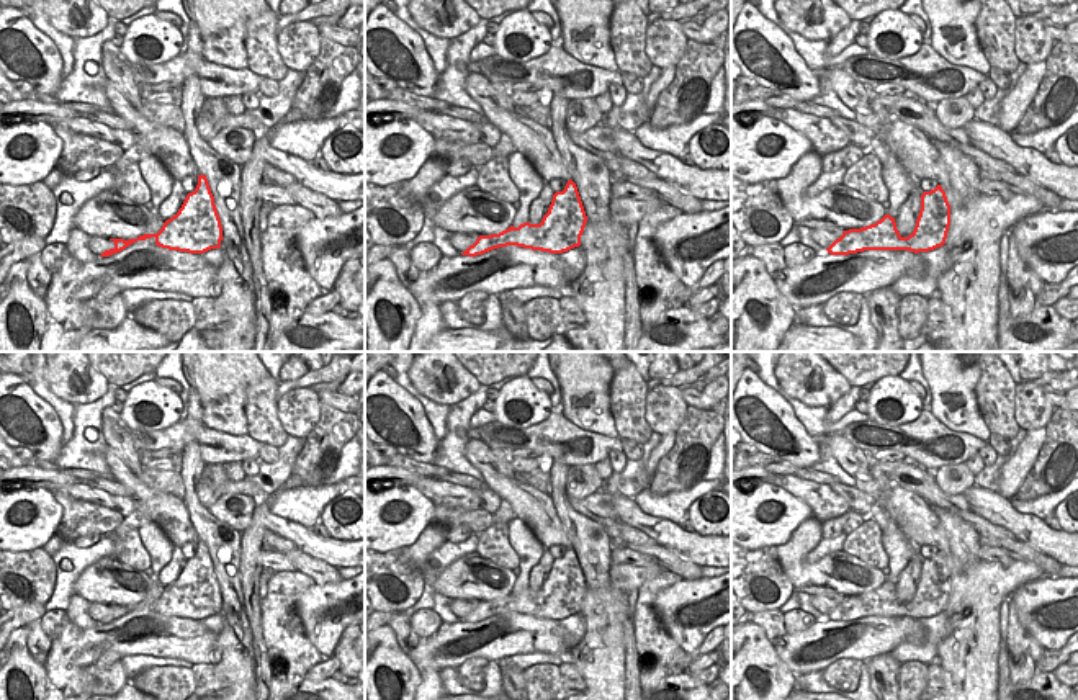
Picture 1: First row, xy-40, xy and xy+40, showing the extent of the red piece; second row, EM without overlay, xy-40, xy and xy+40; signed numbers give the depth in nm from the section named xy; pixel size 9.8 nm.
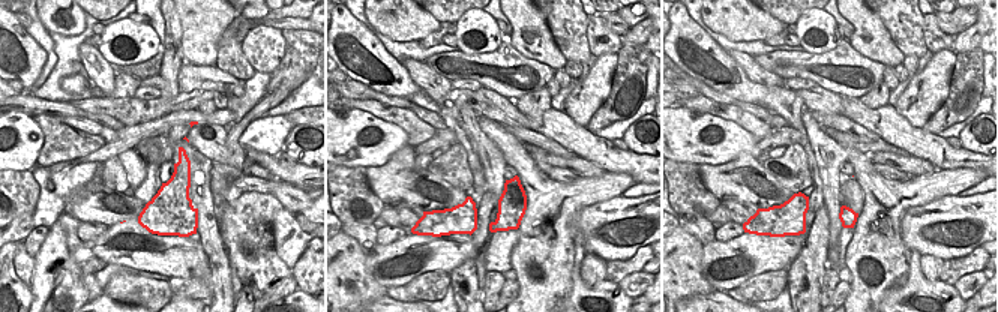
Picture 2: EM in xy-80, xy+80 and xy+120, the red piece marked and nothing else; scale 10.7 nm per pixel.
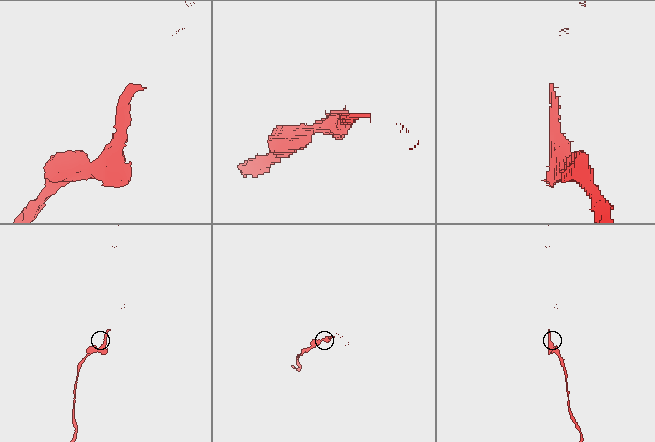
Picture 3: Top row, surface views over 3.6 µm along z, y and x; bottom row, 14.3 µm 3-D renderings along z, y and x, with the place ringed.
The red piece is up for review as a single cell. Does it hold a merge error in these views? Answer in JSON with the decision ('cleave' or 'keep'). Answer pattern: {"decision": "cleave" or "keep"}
{"decision": "keep"}

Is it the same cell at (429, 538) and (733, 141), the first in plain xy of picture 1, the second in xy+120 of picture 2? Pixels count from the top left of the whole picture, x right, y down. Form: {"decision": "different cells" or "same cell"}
{"decision": "different cells"}

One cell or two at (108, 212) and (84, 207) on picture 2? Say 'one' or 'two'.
one

